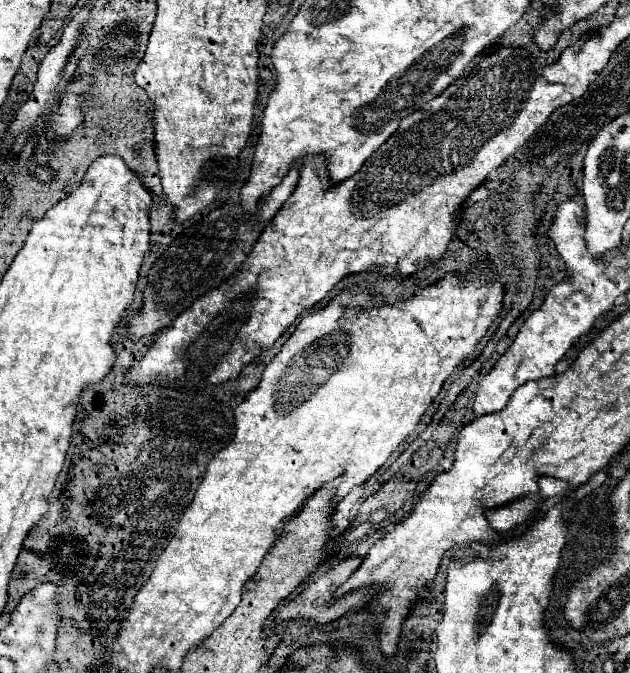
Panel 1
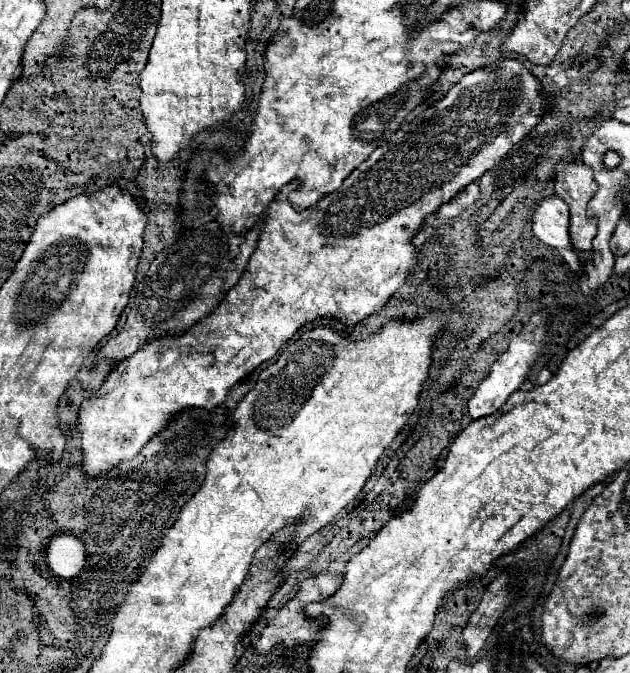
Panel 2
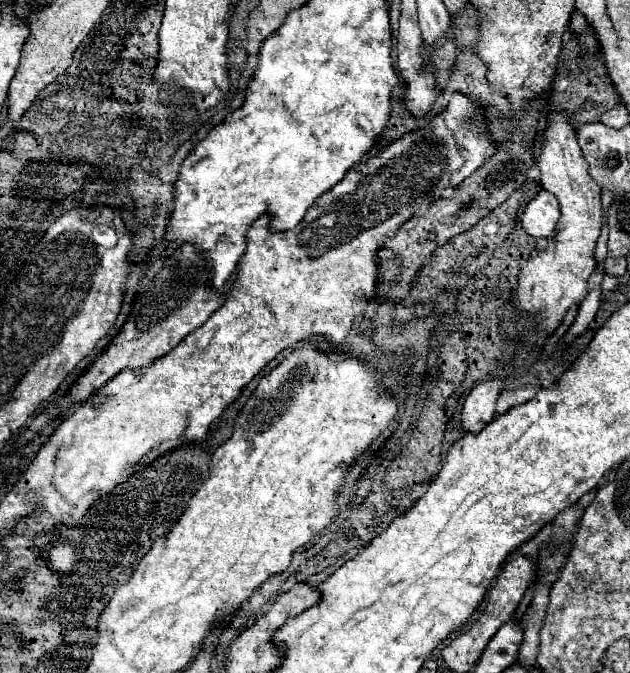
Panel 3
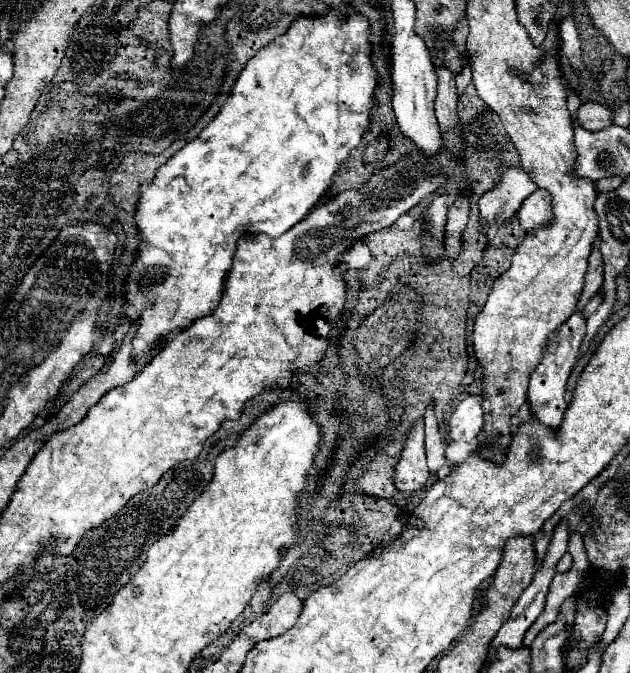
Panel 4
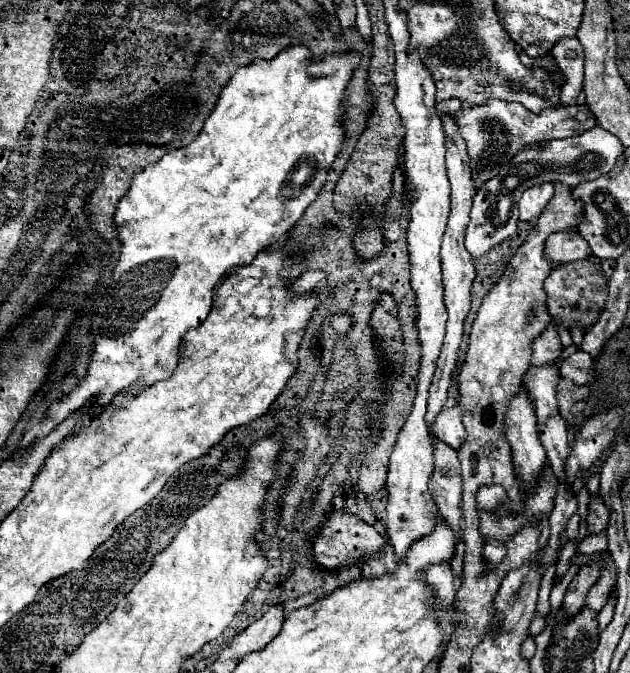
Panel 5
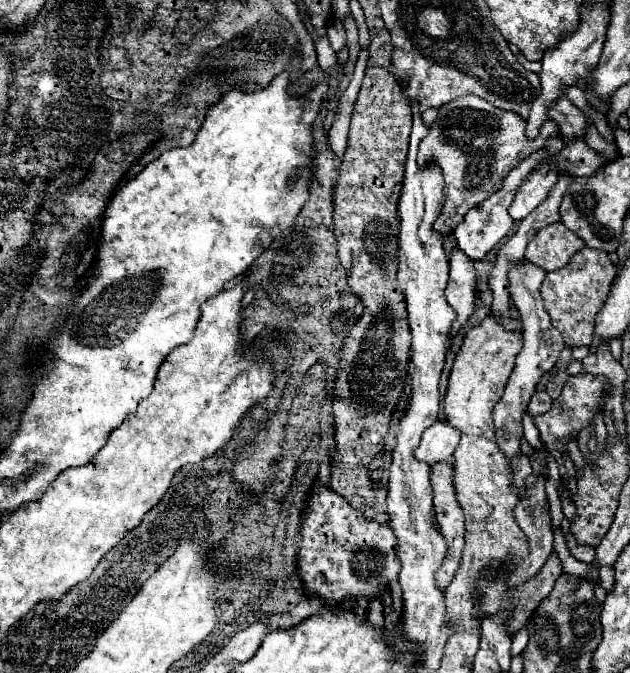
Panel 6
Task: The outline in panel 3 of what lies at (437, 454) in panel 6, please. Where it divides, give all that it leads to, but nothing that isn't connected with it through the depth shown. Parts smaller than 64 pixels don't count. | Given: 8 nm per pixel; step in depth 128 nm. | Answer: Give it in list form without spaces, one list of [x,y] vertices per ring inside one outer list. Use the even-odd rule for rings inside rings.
[[[484,382],[478,384],[464,402],[462,408],[462,426],[468,432],[480,432],[492,418],[494,418],[494,406],[502,392],[502,382]]]

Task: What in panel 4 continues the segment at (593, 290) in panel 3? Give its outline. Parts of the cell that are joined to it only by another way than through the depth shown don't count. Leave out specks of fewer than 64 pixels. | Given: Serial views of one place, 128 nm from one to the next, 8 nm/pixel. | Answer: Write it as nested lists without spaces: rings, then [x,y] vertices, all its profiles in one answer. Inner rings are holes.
[[[576,312],[568,318],[568,324],[564,324],[564,328],[560,332],[556,332],[556,336],[552,336],[552,344],[548,344],[546,356],[540,360],[540,364],[536,366],[536,370],[530,376],[530,388],[528,388],[530,408],[540,422],[544,422],[552,428],[556,428],[562,422],[564,408],[566,408],[566,400],[564,400],[566,380],[568,380],[572,366],[576,364],[576,360],[580,356],[580,346],[584,342],[584,336],[586,336],[586,318],[582,312]]]

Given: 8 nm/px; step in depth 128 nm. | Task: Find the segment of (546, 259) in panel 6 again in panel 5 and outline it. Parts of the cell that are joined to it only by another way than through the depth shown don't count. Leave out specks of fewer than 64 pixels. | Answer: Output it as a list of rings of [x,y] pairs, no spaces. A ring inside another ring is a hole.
[[[556,232],[546,242],[546,256],[554,264],[584,260],[590,254],[592,252],[588,248],[588,242],[576,232]]]

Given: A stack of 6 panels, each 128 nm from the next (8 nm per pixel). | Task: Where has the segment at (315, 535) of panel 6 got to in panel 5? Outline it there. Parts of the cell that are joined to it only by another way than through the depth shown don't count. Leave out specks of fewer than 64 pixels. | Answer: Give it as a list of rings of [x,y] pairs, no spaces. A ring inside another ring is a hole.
[[[332,510],[330,518],[326,520],[320,538],[314,542],[314,554],[316,554],[316,562],[322,570],[334,572],[342,566],[352,566],[352,564],[360,564],[364,560],[364,556],[376,556],[376,552],[382,550],[386,538],[370,524],[362,522],[358,516],[350,514],[348,510]]]

